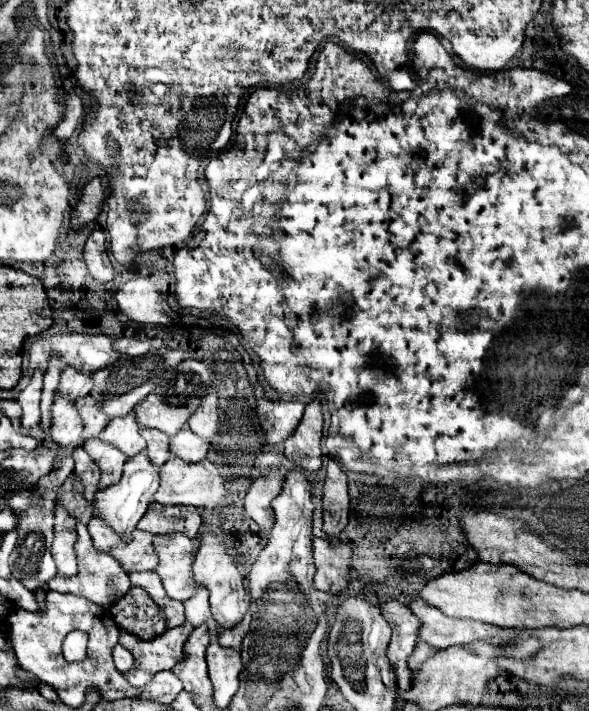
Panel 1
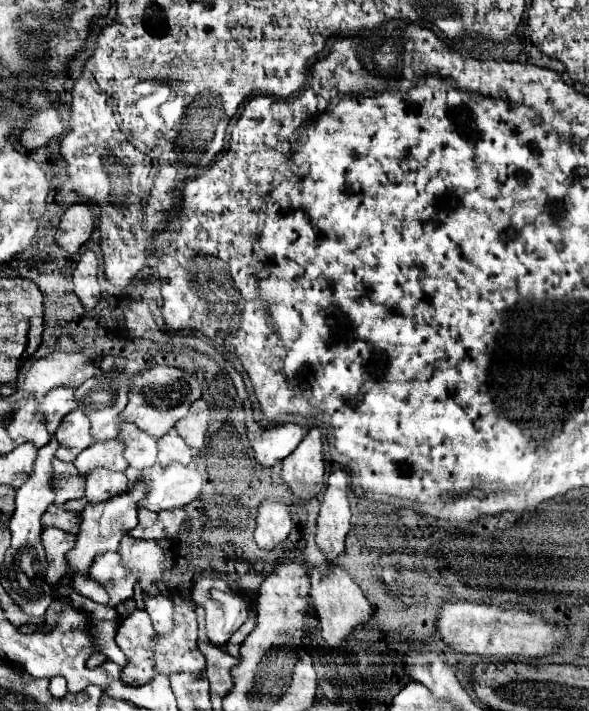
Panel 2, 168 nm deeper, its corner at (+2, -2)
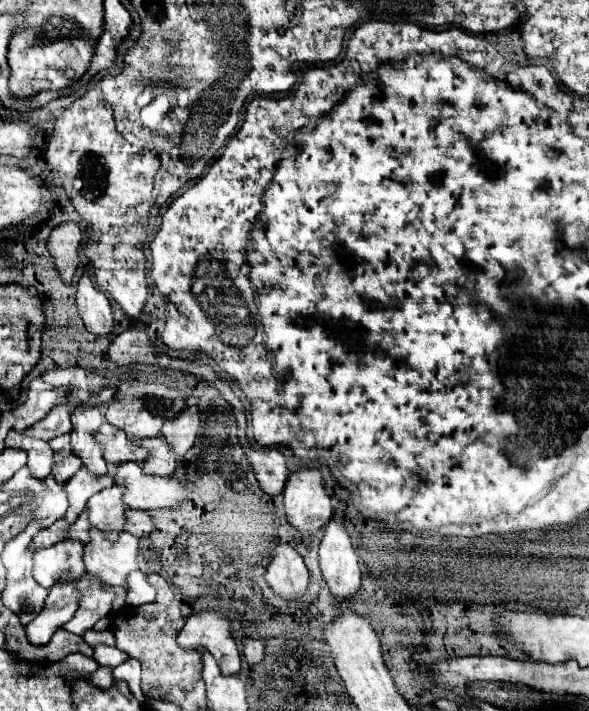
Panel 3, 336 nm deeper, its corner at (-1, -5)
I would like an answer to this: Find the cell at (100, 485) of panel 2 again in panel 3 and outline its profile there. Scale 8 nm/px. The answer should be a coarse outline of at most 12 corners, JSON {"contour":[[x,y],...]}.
{"contour":[[113,485],[87,503],[89,523],[109,541],[123,531],[125,489]]}

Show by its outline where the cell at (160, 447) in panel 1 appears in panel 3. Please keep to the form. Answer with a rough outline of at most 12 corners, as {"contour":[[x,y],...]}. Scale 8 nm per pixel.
{"contour":[[109,423],[97,429],[105,461],[141,463],[147,451]]}

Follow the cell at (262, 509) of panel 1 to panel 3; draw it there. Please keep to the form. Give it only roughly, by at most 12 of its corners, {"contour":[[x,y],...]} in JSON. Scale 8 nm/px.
{"contour":[[279,543],[265,579],[275,595],[299,601],[309,571],[289,543]]}

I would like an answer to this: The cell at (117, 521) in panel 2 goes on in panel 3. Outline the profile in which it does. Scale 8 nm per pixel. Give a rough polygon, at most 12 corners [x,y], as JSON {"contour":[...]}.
{"contour":[[75,581],[55,585],[25,625],[29,643],[47,645],[77,611]]}

